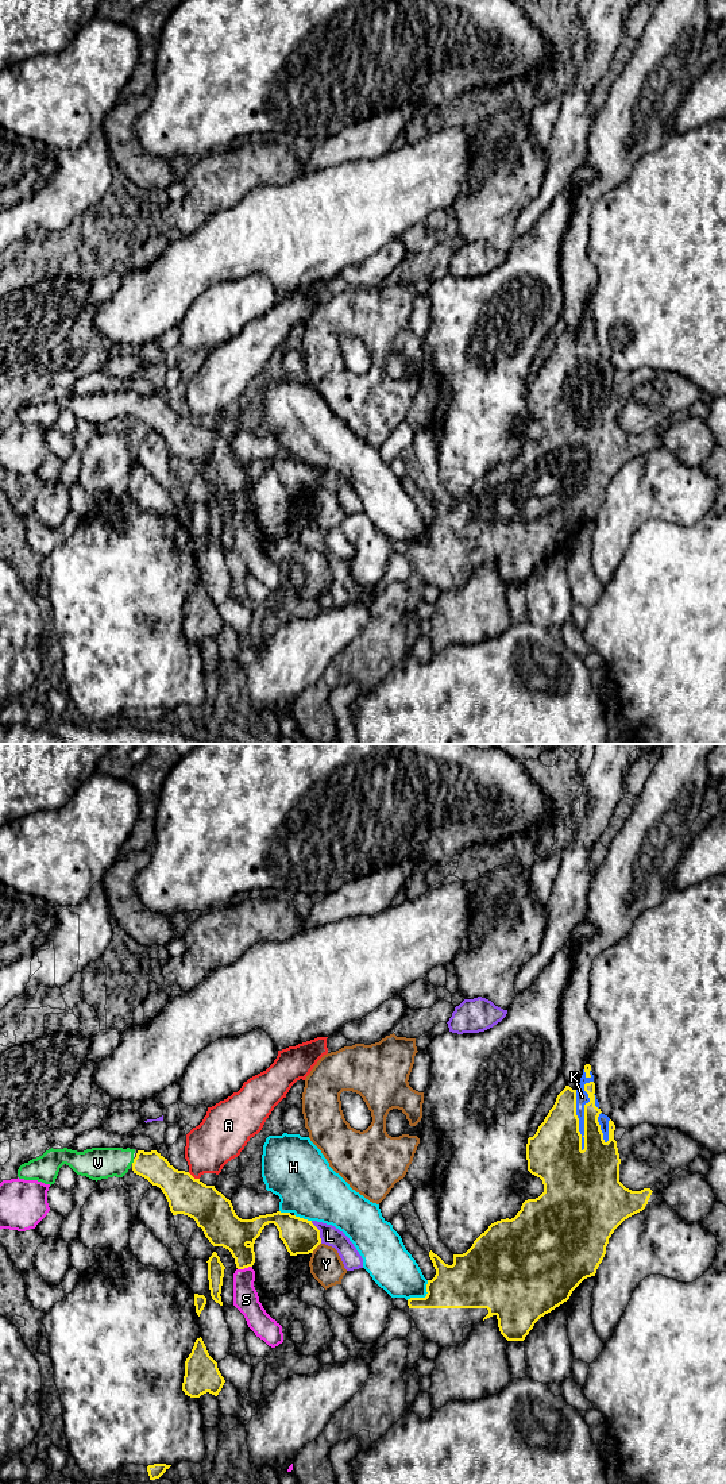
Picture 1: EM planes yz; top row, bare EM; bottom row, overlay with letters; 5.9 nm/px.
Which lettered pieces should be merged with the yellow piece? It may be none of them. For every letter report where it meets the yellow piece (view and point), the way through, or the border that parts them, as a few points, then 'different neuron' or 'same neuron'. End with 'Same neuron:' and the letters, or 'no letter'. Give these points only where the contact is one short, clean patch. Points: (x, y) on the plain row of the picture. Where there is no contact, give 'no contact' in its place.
A: meets yellow in yz at (192, 420); border along yz (188, 416), (199, 423); different neuron
H: meets yellow in yz at (423, 542); different neuron
K: meets yellow in yz at (584, 358); same neuron
L: meets yellow in yz at (319, 475); different neuron
S: meets yellow in yz at (244, 511); border along yz (251, 509), (238, 513); different neuron
V: meets yellow in yz at (134, 405); runs through yz (151, 409), (134, 405), (97, 407); same neuron
Y: meets yellow in yz at (316, 490); different neuron
Same neuron: K, V

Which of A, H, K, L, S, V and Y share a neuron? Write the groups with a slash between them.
A / H / K V / L / S / Y

